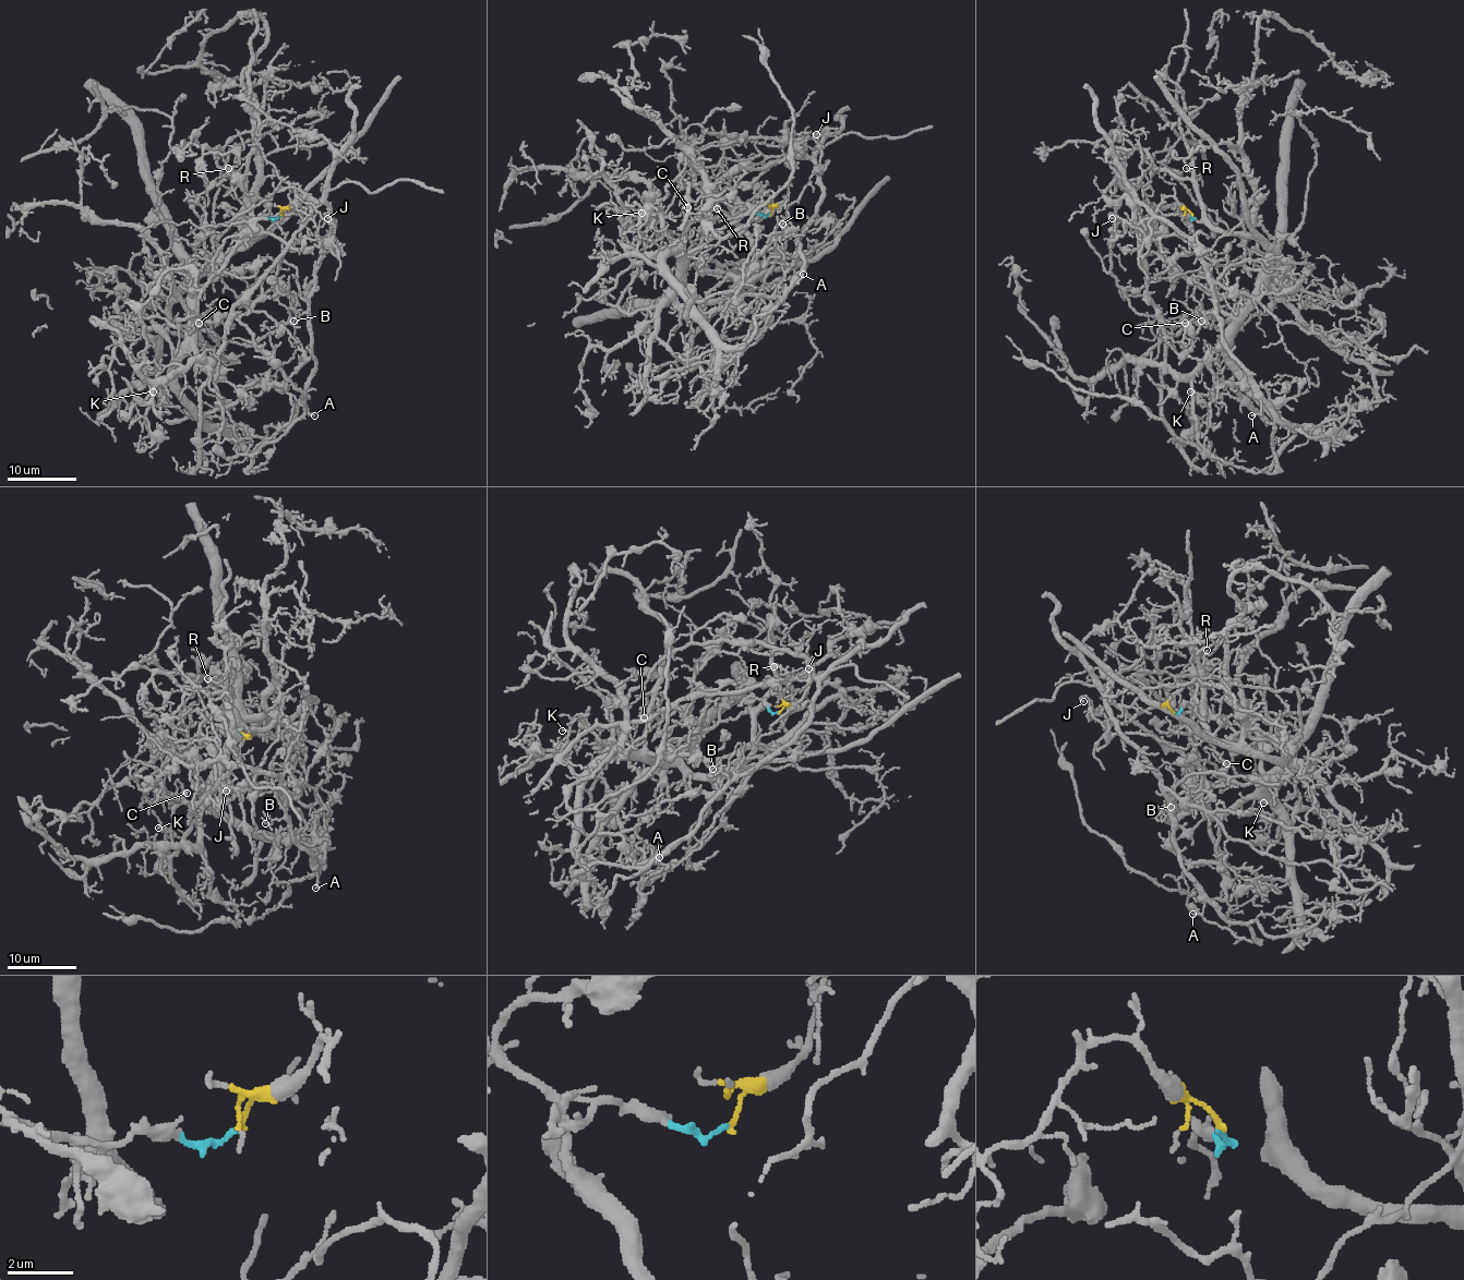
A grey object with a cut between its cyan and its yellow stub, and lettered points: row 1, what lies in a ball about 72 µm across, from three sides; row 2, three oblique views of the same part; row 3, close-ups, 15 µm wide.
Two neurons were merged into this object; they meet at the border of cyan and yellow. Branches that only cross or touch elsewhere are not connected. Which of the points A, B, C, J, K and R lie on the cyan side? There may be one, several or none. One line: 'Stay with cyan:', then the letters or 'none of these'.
Stay with cyan: K, R

